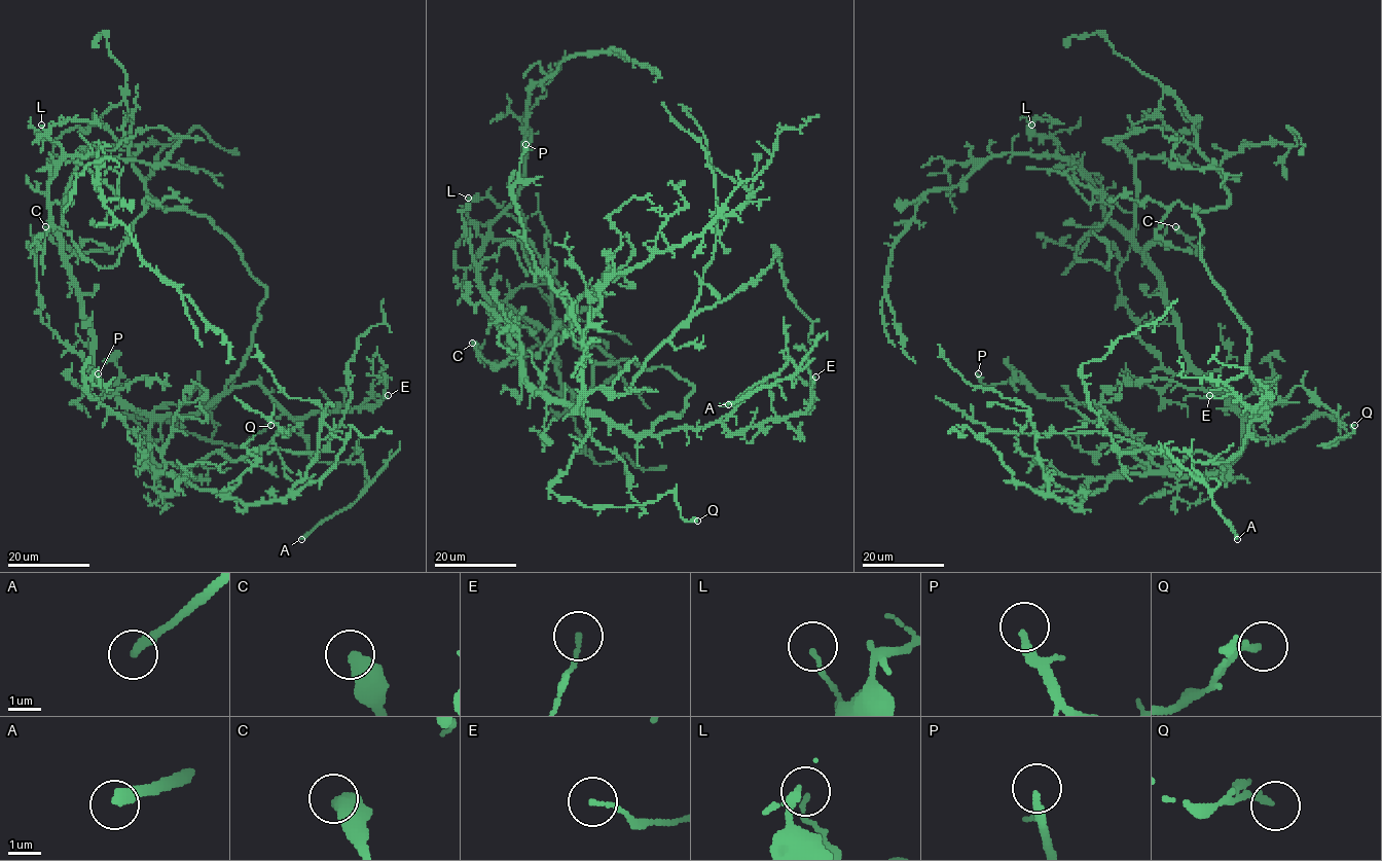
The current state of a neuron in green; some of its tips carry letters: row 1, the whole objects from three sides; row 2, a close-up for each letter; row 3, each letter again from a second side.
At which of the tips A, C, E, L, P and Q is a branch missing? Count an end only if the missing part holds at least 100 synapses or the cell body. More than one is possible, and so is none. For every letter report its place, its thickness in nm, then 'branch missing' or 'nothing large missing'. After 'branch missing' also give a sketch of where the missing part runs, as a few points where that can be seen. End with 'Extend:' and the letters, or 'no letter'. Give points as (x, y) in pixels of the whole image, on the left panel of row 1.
A: (301, 539) | 340 nm | branch missing | (301, 539), (276, 550), (197, 552), (175, 546), (152, 527), (146, 527)
C: (45, 226) | 500 nm | nothing large missing
E: (388, 395) | 110 nm | nothing large missing
L: (41, 124) | 110 nm | nothing large missing
P: (98, 373) | 220 nm | nothing large missing
Q: (270, 425) | 170 nm | nothing large missing
Extend: A

